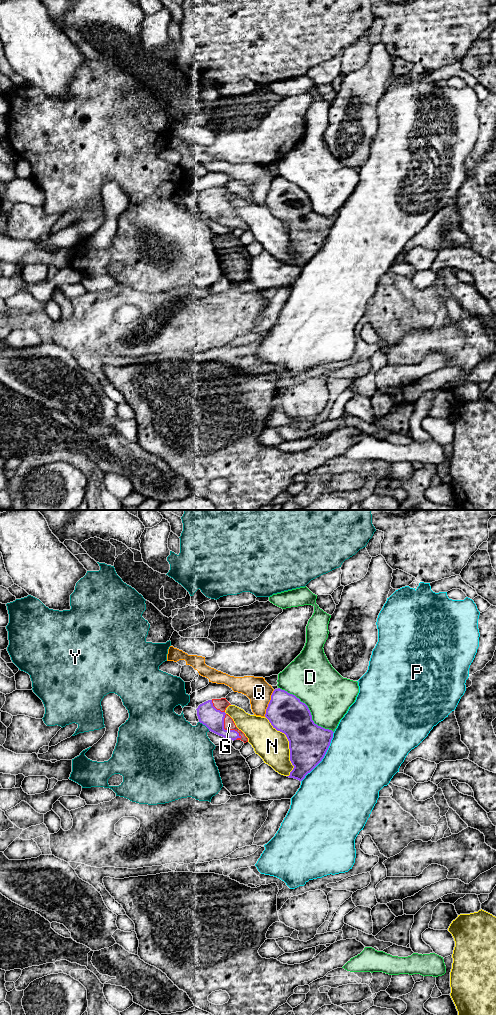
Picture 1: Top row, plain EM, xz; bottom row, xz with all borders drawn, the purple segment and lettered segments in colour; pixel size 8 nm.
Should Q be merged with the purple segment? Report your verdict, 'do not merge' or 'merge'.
do not merge

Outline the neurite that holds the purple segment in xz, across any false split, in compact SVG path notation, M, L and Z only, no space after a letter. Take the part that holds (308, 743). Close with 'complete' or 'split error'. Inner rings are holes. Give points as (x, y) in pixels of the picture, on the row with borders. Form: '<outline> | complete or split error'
M280 688L273 691L271 700L266 709L265 717L269 720L273 728L284 733L289 741L290 761L294 768L290 772L290 775L287 777L302 781L305 776L310 773L324 758L330 746L334 732L315 724L312 720L312 715L308 706L305 703L301 702L300 699L295 695L290 694Z | complete

